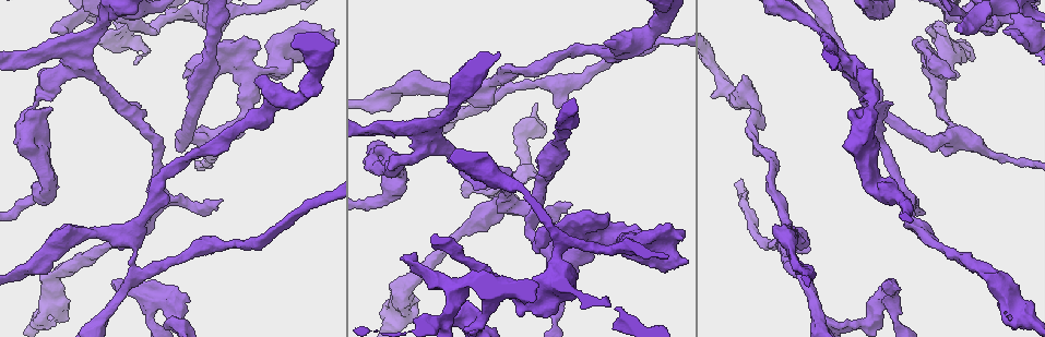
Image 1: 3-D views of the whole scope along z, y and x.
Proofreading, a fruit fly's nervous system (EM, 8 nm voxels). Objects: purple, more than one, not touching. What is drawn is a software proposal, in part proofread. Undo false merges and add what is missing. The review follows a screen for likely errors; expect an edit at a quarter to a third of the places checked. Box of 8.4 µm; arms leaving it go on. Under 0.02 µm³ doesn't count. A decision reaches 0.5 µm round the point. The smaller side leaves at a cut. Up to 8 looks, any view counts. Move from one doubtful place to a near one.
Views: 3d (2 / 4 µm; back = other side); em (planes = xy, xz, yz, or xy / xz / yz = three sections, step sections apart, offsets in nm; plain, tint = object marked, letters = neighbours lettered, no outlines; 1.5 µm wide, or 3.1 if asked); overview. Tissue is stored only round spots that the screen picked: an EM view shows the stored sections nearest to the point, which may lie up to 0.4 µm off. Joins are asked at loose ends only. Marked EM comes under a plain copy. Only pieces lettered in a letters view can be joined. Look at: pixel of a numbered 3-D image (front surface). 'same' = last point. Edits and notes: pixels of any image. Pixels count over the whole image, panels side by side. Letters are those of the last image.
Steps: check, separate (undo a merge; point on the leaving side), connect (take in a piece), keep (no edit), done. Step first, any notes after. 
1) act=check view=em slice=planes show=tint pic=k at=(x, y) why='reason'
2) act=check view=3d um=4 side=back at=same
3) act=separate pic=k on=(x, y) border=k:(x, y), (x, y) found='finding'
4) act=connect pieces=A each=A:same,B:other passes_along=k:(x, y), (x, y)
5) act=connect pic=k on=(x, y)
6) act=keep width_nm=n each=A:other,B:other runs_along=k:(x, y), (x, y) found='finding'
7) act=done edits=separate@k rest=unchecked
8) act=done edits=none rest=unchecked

act=check view=em slice=yz step=4 show=tint pic=1 at=(936, 140) why='sharp bend'

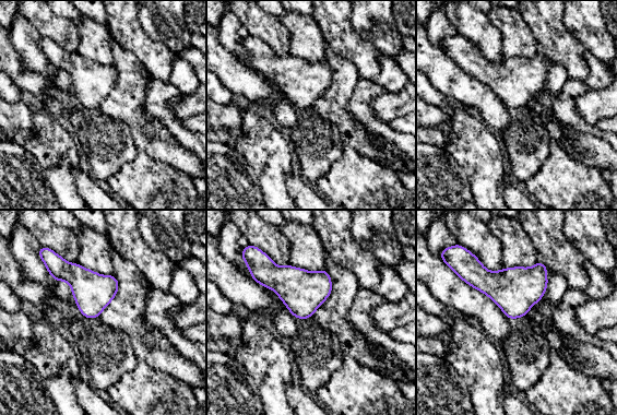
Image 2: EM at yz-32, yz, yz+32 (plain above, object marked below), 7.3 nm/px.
act=check view=em slice=planes show=letters at=same

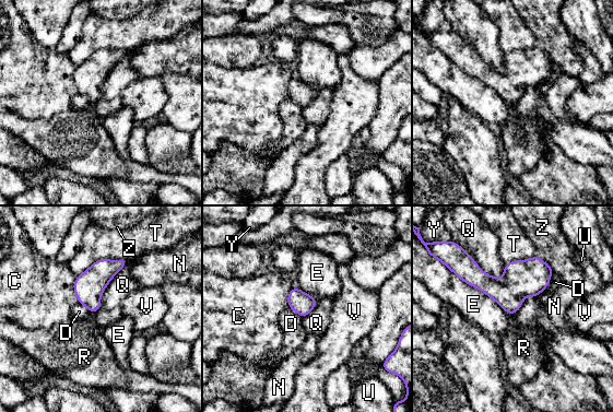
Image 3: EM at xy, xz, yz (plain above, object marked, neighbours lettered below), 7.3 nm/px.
act=keep each=C:other,D:other,E:other,N:other,Q:other,R:other,T:other,U:other,V:other,Y:other,Z:other runs_along=3:(455, 263), (486, 283), (550, 271) found='one cell here'

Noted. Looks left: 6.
act=check view=em slice=yz step=4 show=tint pic=1 at=(400, 259) why='an open end'

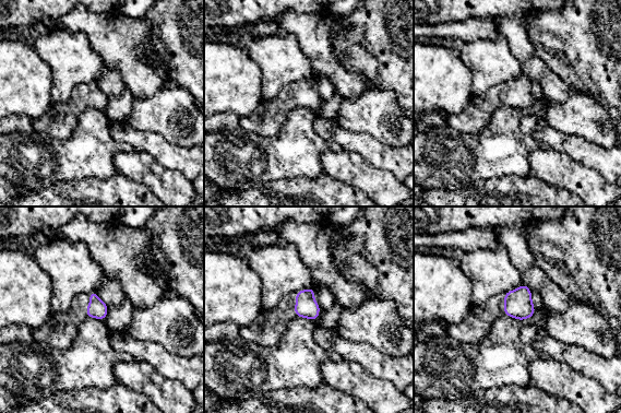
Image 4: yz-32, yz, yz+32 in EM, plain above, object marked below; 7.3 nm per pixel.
act=check view=em slice=xy step=8 show=letters at=same

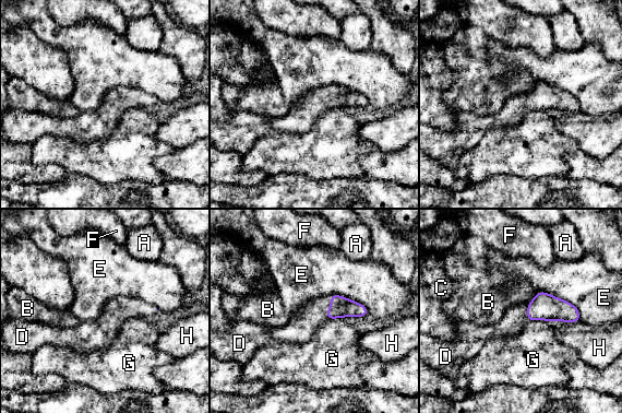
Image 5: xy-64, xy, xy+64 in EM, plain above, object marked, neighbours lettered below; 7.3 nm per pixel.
act=connect pieces=D longest_contact=E:400nm each=A:other,B:other,C:other,D:same,E:other,F:other,G:other,H:other found='the cell continues'

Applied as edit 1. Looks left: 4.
act=check view=overview why='redraw'

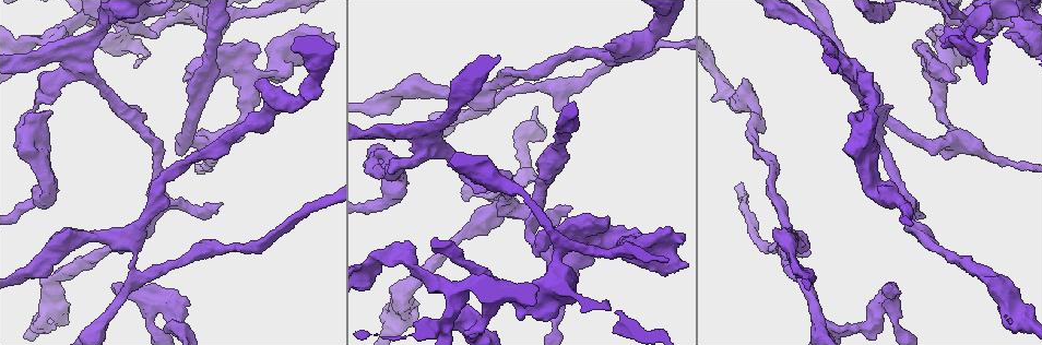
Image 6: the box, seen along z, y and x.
act=check view=em slice=planes show=letters pic=6 at=(113, 286) why='an open end'

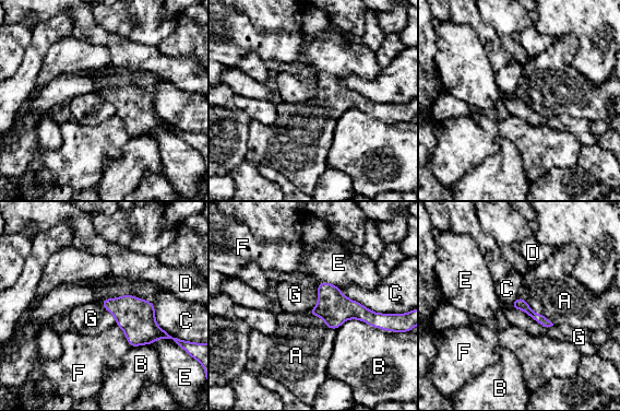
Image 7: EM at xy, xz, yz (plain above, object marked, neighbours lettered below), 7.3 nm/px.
act=connect pieces=A each=A:same,B:other,C:other,D:other,E:other,F:other,G:other passes_along=7:(333, 306), (330, 327), (305, 350) found='it goes on there'

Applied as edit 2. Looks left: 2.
act=done edits=connect@5,connect@7 rest=unchecked

